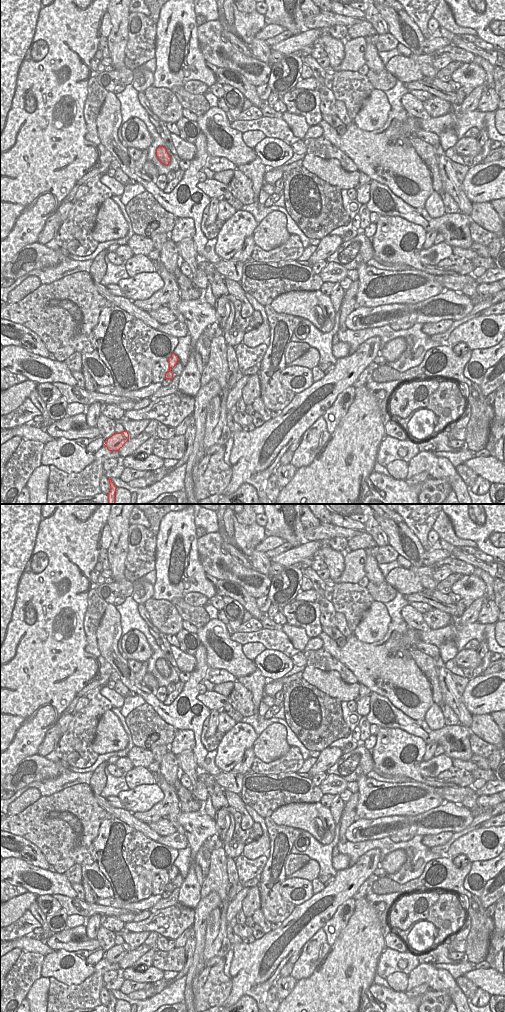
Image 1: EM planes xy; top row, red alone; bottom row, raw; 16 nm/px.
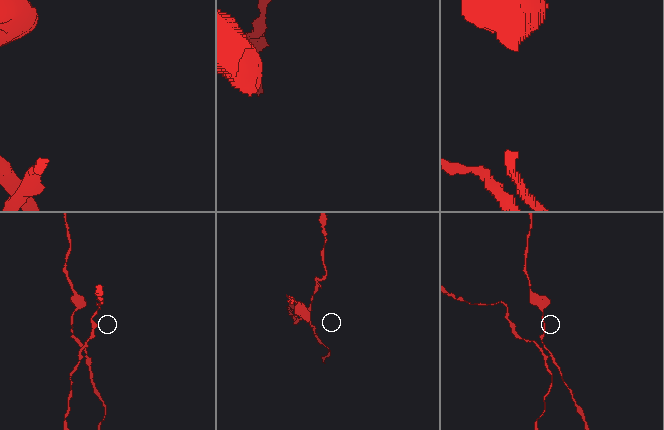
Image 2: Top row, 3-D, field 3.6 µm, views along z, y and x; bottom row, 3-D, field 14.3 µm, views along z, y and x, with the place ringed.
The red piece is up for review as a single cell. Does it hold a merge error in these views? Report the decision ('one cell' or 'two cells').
two cells

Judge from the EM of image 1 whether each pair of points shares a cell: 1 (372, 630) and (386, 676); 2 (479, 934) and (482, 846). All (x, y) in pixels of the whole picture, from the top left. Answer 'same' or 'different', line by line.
1: different
2: different

